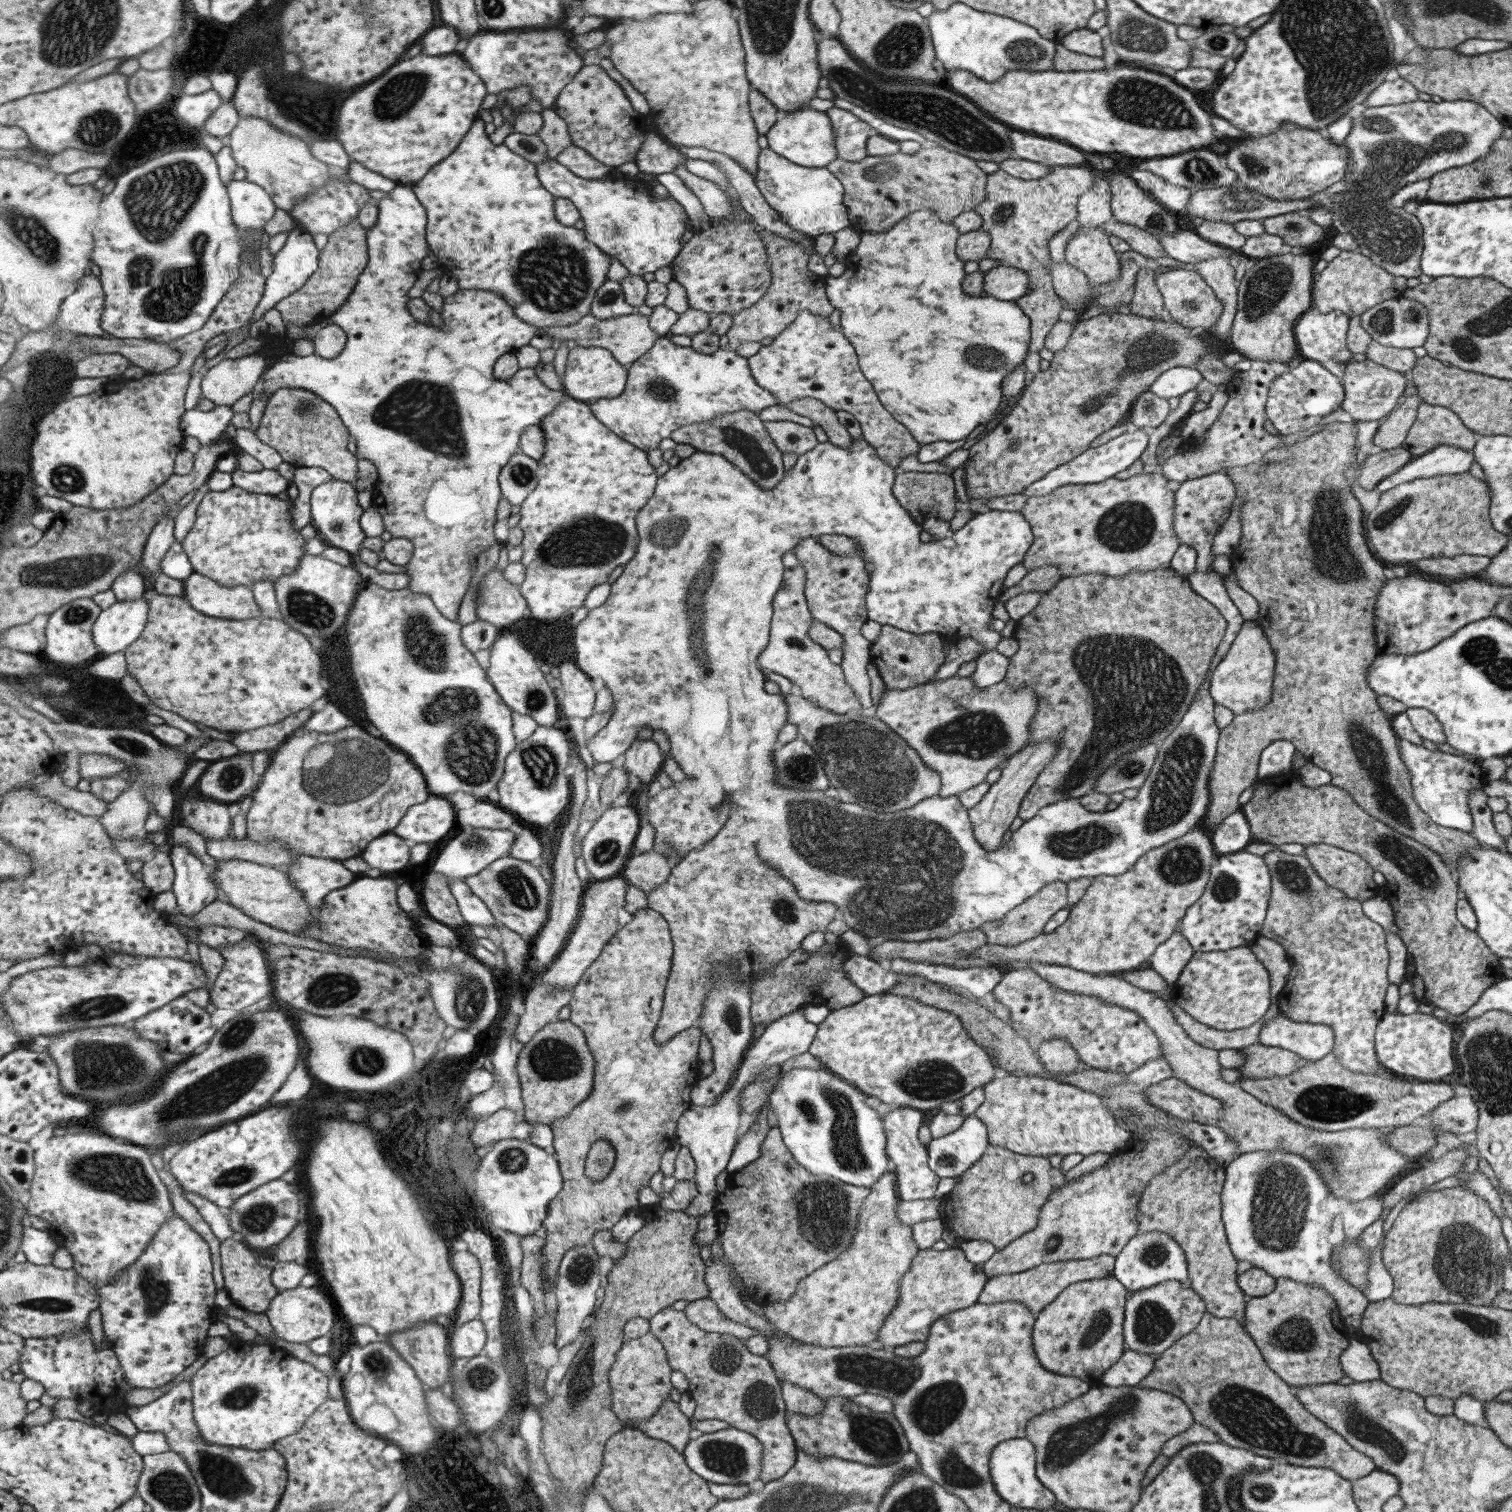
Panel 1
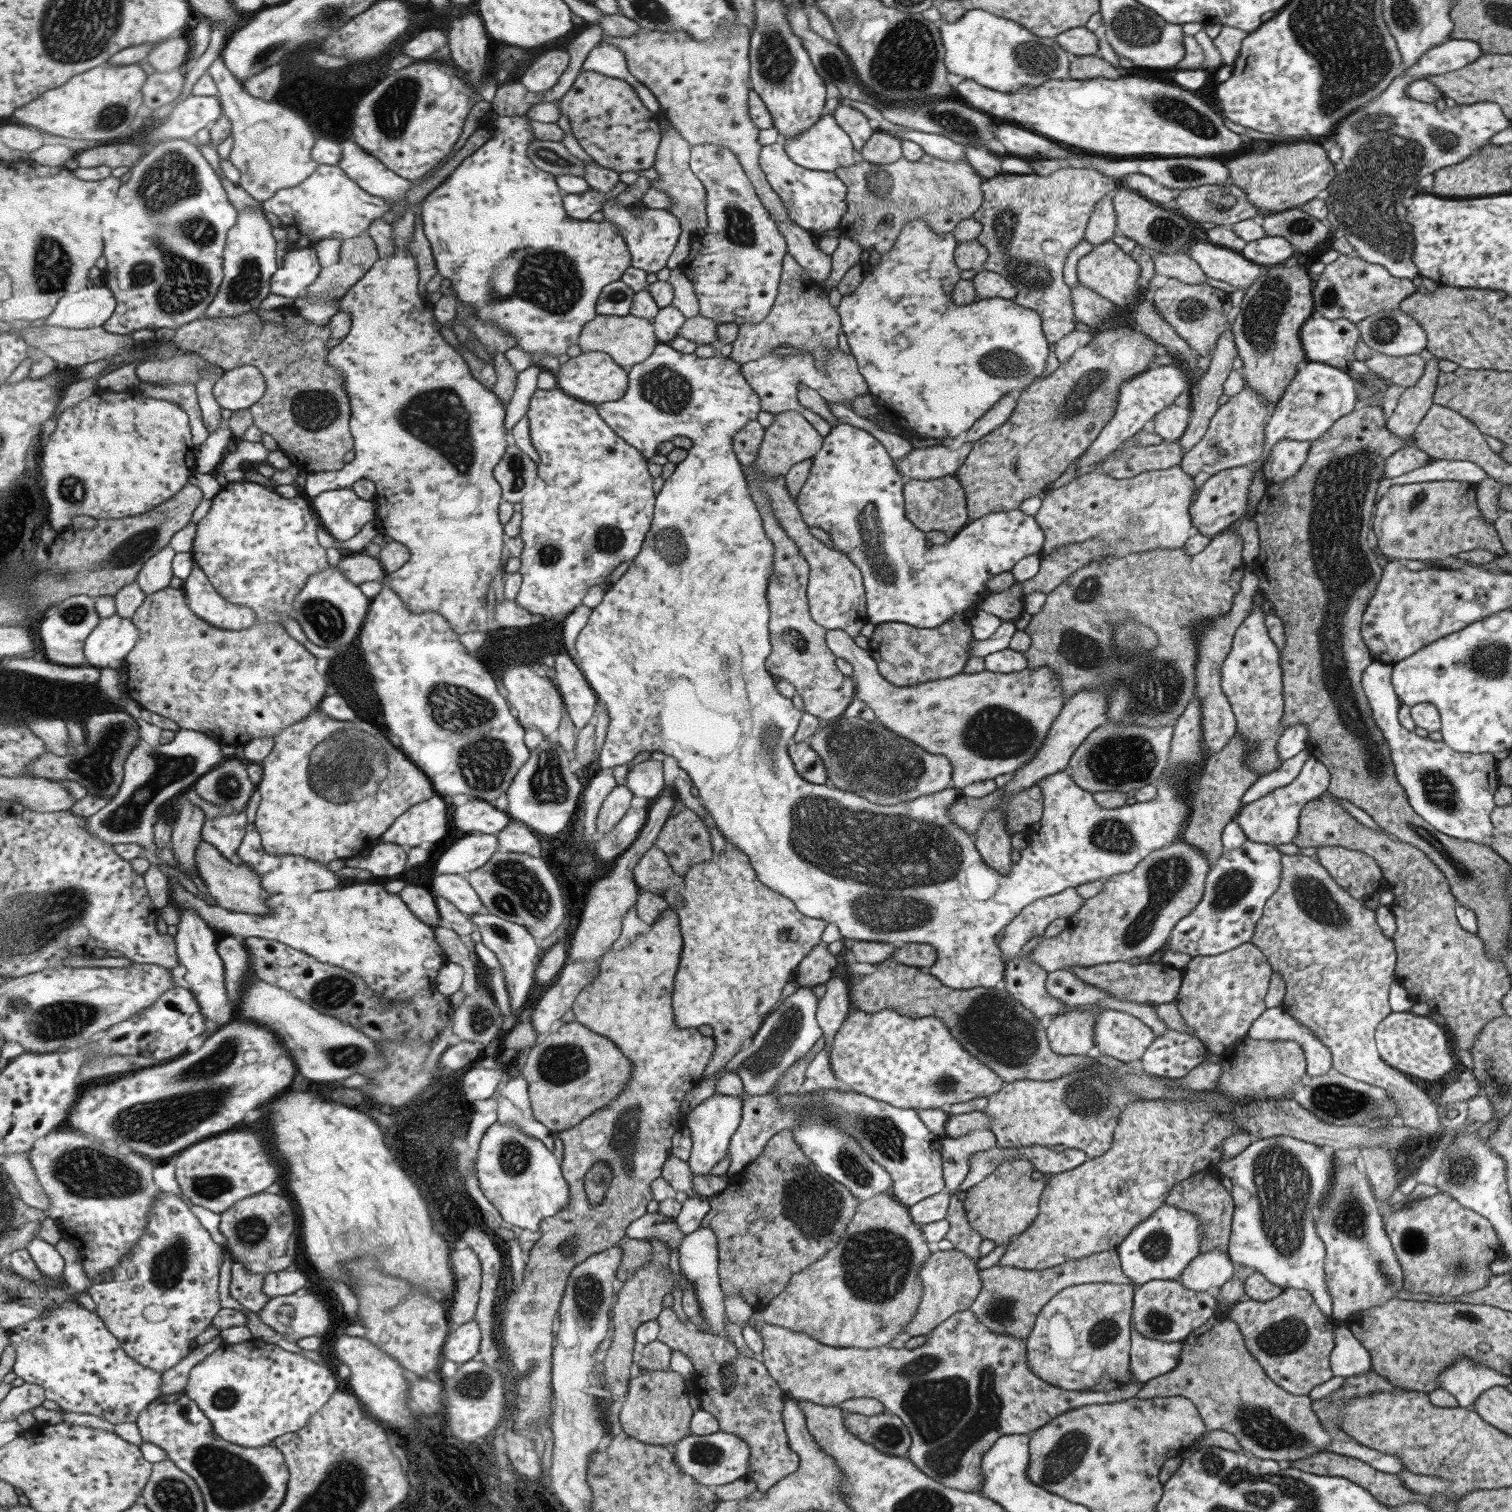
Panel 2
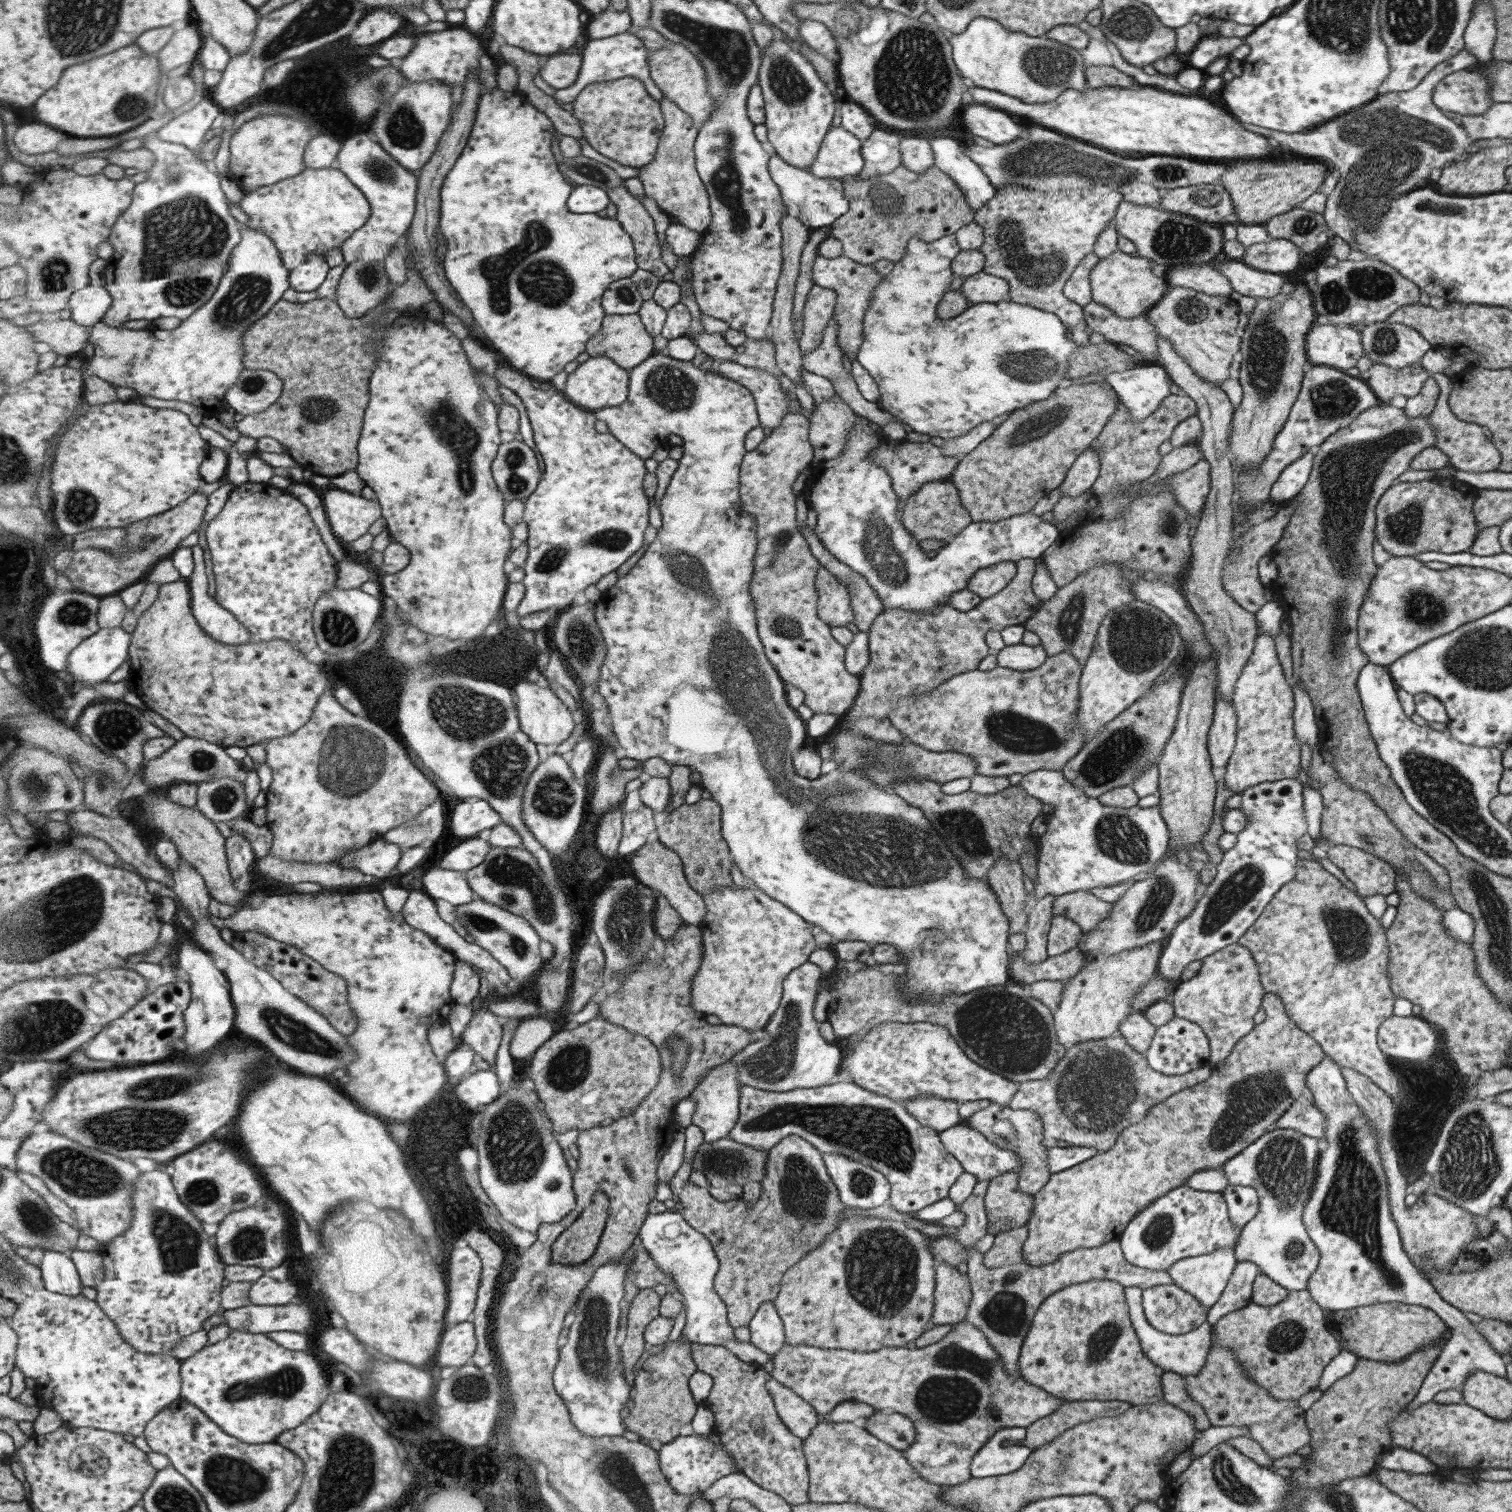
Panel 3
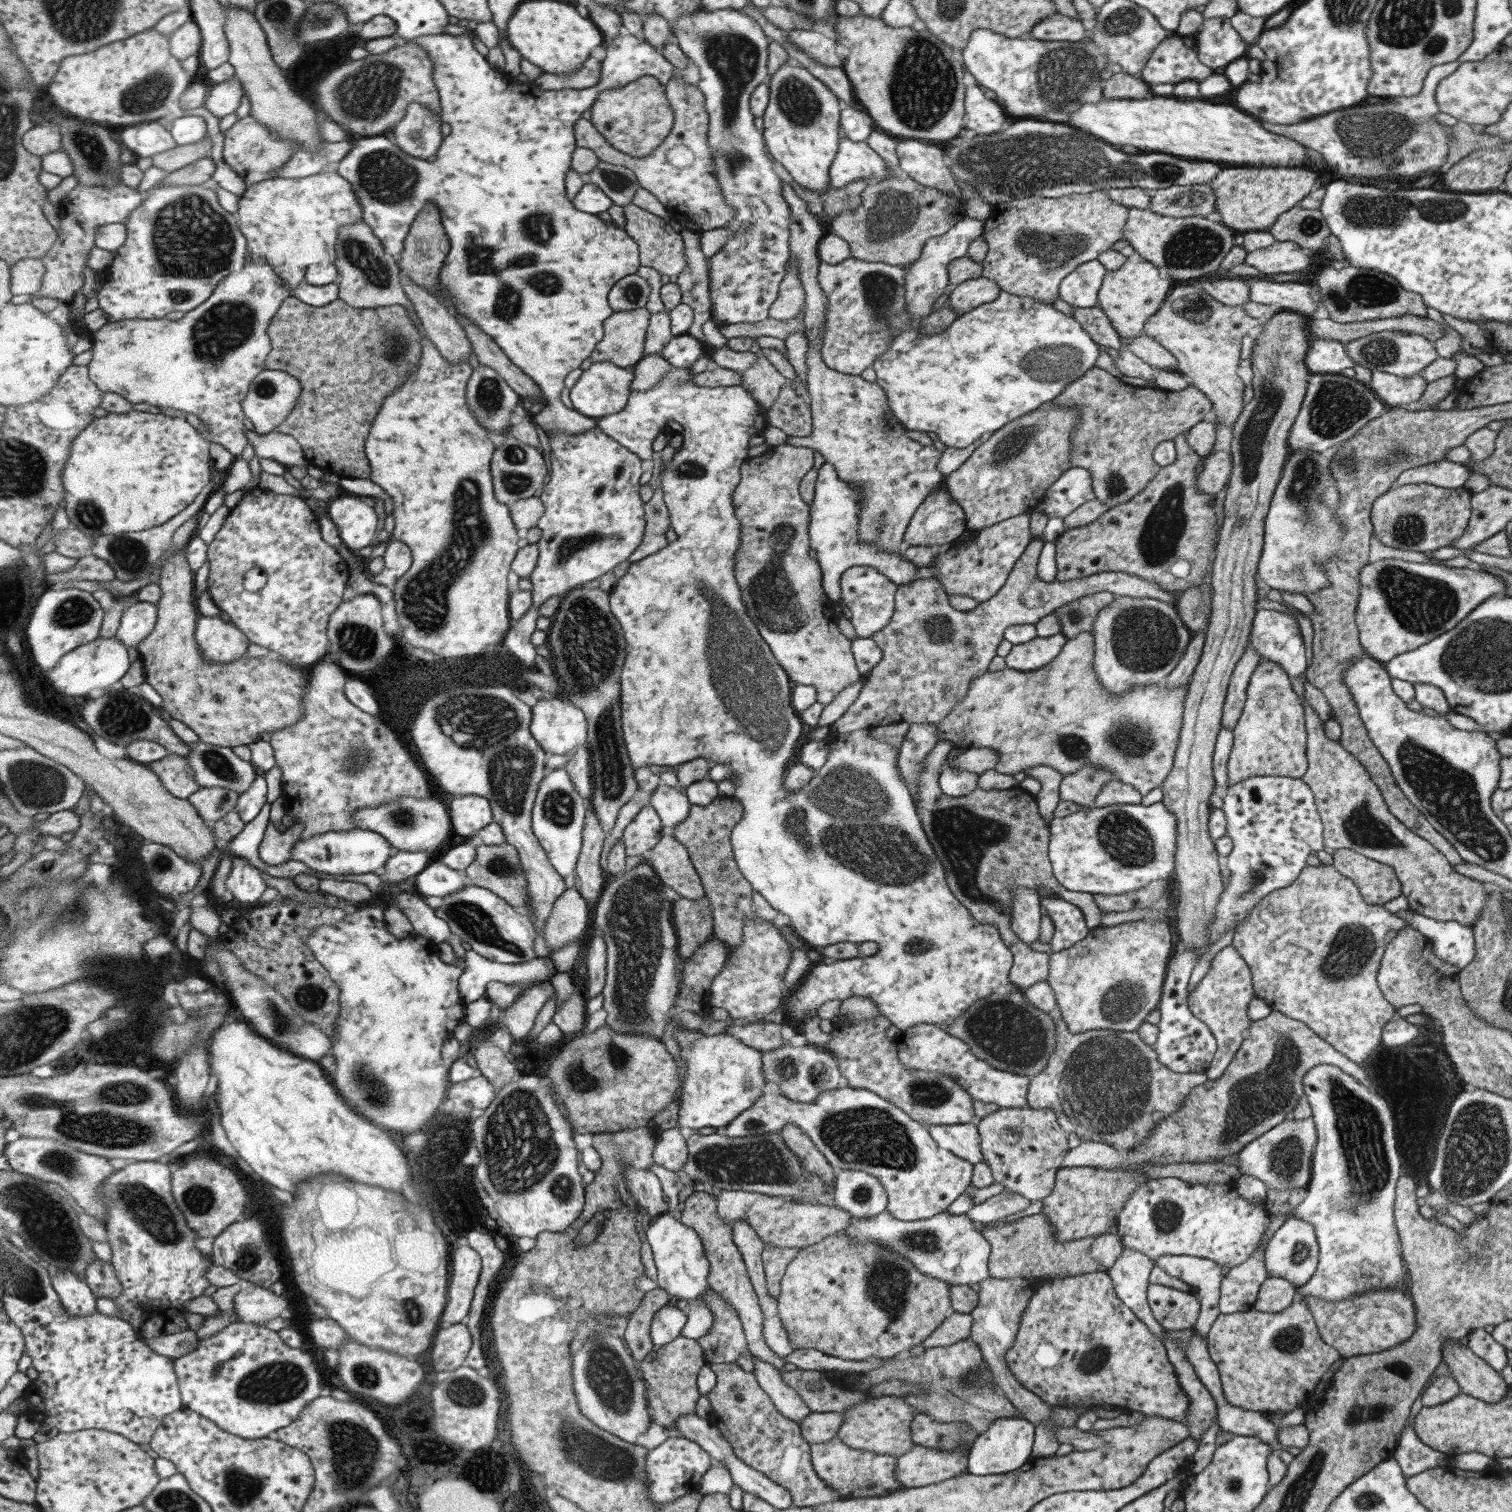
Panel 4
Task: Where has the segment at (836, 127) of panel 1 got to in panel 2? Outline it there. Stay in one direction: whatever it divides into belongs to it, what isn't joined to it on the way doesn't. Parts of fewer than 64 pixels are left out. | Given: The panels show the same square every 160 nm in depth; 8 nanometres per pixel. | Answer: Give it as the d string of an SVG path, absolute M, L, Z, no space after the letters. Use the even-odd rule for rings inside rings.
M838 104L832 113L832 117L837 126L840 126L841 130L850 138L856 154L875 131L874 125L860 111L848 105Z

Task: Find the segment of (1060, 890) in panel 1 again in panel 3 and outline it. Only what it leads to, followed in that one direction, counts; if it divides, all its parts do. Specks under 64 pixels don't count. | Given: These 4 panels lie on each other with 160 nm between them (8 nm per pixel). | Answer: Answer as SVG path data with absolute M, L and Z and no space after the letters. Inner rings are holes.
M1075 891L1055 897L1051 902L1051 918L1065 916L1087 932L1095 928L1111 911L1111 903L1103 902L1088 891Z

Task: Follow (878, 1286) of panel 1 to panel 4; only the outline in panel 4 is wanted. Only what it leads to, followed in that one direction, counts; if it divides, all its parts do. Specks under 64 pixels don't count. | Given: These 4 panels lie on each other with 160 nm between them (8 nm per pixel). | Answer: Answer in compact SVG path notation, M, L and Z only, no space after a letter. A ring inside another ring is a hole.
M837 1231L805 1248L787 1264L776 1299L777 1315L794 1350L813 1347L841 1360L891 1358L923 1342L953 1312L949 1287L935 1278L925 1277L901 1255L868 1242L852 1242L844 1231Z

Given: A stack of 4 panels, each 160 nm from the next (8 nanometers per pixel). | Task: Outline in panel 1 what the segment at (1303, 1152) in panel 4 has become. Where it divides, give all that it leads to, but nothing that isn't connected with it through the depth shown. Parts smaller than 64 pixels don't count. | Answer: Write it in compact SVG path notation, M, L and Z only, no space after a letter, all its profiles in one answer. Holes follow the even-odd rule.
M1279 1149L1237 1155L1224 1167L1220 1201L1226 1241L1236 1262L1247 1261L1252 1267L1263 1270L1275 1280L1284 1277L1297 1283L1323 1289L1335 1301L1343 1324L1352 1330L1361 1328L1361 1316L1368 1301L1343 1277L1335 1274L1329 1264L1333 1242L1328 1234L1333 1217L1341 1214L1345 1200L1332 1195L1320 1177L1319 1171L1316 1171L1305 1157ZM1351 1339L1338 1358L1343 1374L1355 1383L1374 1381L1380 1378L1377 1363L1368 1346L1357 1339Z

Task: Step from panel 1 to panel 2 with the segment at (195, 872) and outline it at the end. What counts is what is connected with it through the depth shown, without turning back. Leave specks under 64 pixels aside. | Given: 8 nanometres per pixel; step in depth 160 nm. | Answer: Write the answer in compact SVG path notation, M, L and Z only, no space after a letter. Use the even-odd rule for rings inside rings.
M185 908L185 911L180 912L180 923L177 925L175 937L180 964L186 967L185 981L201 1007L201 1014L207 1021L216 1022L223 1027L234 1020L234 1011L237 1009L230 1003L226 987L225 963L217 946L220 936L216 928L210 927L199 917L195 908Z

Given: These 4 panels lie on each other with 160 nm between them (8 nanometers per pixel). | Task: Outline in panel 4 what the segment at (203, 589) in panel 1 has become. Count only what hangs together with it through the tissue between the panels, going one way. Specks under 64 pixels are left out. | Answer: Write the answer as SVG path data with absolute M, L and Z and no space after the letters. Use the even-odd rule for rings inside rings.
M201 615L198 620L197 639L206 660L212 660L212 662L235 662L246 654L251 643L246 633L232 621L229 623L220 617L205 617L204 615Z

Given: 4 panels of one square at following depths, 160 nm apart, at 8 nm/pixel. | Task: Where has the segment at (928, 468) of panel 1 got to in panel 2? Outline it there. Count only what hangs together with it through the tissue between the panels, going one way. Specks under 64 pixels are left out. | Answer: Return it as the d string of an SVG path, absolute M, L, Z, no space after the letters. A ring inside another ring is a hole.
M796 348L798 356L777 356L775 354L766 355L758 360L743 364L743 374L745 379L751 384L754 391L761 399L763 412L779 414L785 411L795 411L798 409L798 388L803 385L812 388L821 398L824 398L829 412L834 415L841 424L862 429L872 435L886 450L892 460L905 457L912 449L910 442L905 436L893 426L892 420L883 421L883 431L874 425L872 420L854 414L852 410L844 404L851 401L857 395L869 394L864 378L859 374L855 359L851 352L846 355L838 348L828 348L823 356L820 366L813 353L807 353L802 348Z

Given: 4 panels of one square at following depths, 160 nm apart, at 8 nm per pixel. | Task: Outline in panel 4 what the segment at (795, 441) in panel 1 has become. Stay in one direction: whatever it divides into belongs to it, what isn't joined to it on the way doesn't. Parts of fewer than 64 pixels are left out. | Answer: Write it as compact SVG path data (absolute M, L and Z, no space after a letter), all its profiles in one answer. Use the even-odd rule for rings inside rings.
M787 439L783 444L769 447L762 455L756 457L748 457L742 464L742 482L735 489L734 492L734 506L736 507L736 513L739 520L742 521L742 544L738 548L737 565L738 565L738 583L742 587L743 600L747 600L747 612L751 612L751 616L755 616L755 620L759 620L759 630L761 637L770 647L770 651L773 653L775 660L778 664L787 671L787 676L793 683L797 685L805 685L815 687L816 701L823 705L834 699L834 696L839 694L846 686L853 684L860 676L860 672L857 670L851 649L851 641L839 632L836 626L836 622L839 616L835 614L831 606L831 600L824 593L821 586L822 573L816 559L809 556L810 545L808 544L808 504L802 499L799 494L798 486L802 476L813 466L813 450L794 446L790 441L793 439Z

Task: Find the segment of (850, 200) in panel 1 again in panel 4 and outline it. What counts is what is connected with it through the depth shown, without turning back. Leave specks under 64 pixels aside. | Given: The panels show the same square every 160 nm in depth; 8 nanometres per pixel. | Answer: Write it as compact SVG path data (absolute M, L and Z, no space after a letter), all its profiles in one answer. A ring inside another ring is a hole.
M896 172L882 181L870 182L863 188L859 207L846 208L830 220L830 232L842 237L850 246L850 256L867 262L882 262L890 265L909 265L920 255L920 249L929 237L947 232L953 224L964 216L959 198L938 188L923 186L901 172Z

